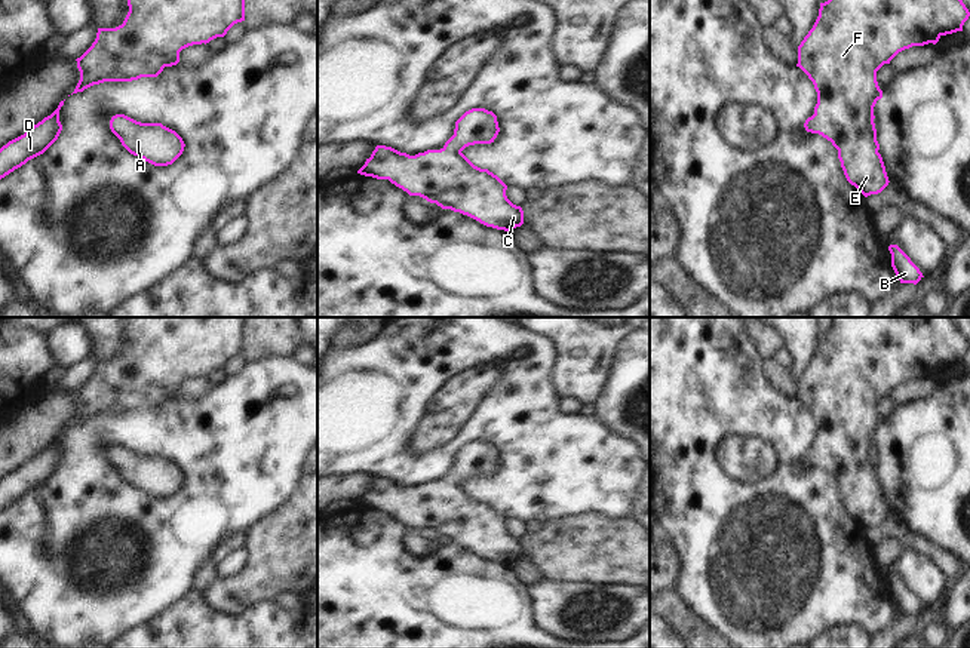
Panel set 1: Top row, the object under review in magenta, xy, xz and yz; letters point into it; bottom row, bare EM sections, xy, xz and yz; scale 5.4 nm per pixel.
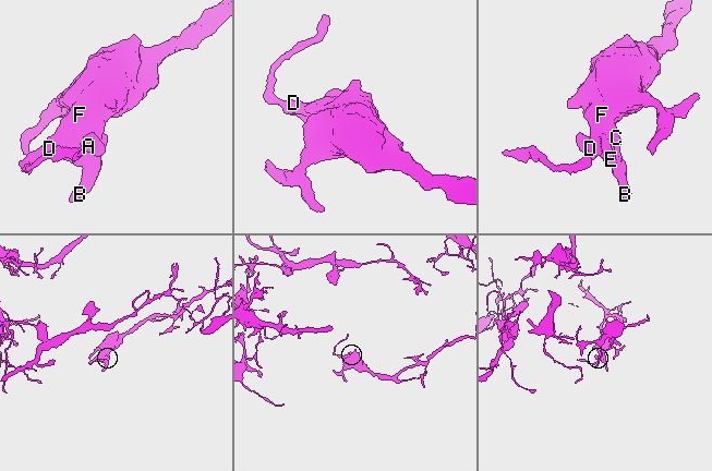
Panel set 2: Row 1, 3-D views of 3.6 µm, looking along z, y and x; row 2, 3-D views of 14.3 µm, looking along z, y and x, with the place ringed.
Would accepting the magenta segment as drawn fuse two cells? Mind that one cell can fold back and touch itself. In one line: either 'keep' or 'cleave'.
keep

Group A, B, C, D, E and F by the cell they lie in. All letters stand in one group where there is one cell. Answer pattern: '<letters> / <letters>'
A B C D E F

